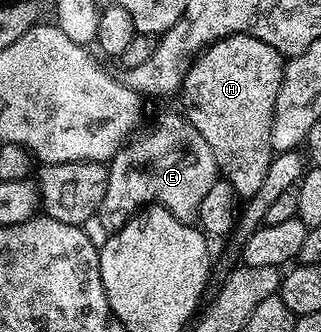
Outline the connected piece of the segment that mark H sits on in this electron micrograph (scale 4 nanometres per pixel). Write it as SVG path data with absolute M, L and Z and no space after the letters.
M227 36L197 56L178 93L184 103L183 115L210 146L219 175L230 181L242 198L253 196L270 170L274 155L270 130L285 63L274 46L266 46L258 38Z

